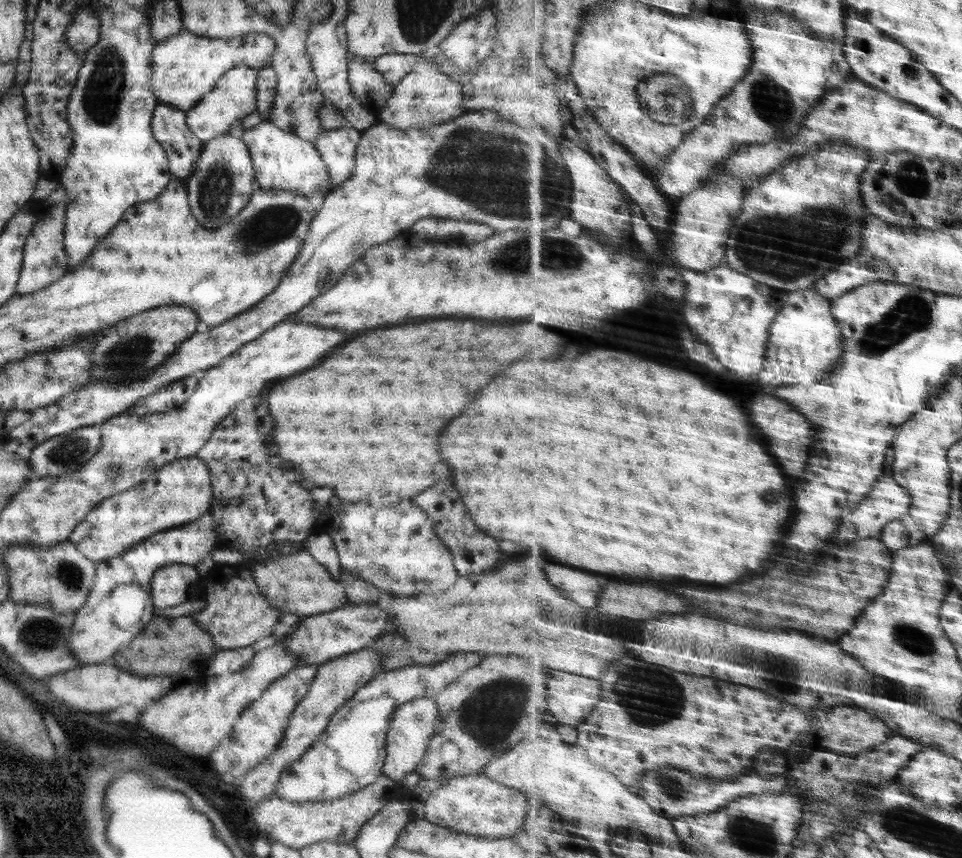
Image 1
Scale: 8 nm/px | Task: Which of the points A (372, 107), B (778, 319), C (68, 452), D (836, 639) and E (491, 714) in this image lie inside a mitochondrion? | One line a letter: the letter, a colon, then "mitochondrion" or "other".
A: other
B: other
C: mitochondrion
D: other
E: mitochondrion

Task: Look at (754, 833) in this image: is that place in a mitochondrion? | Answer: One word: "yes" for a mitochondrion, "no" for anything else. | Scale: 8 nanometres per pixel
yes

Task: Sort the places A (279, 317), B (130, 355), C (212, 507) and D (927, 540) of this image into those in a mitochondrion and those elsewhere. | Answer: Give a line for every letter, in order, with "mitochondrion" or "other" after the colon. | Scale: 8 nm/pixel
A: other
B: mitochondrion
C: other
D: other

